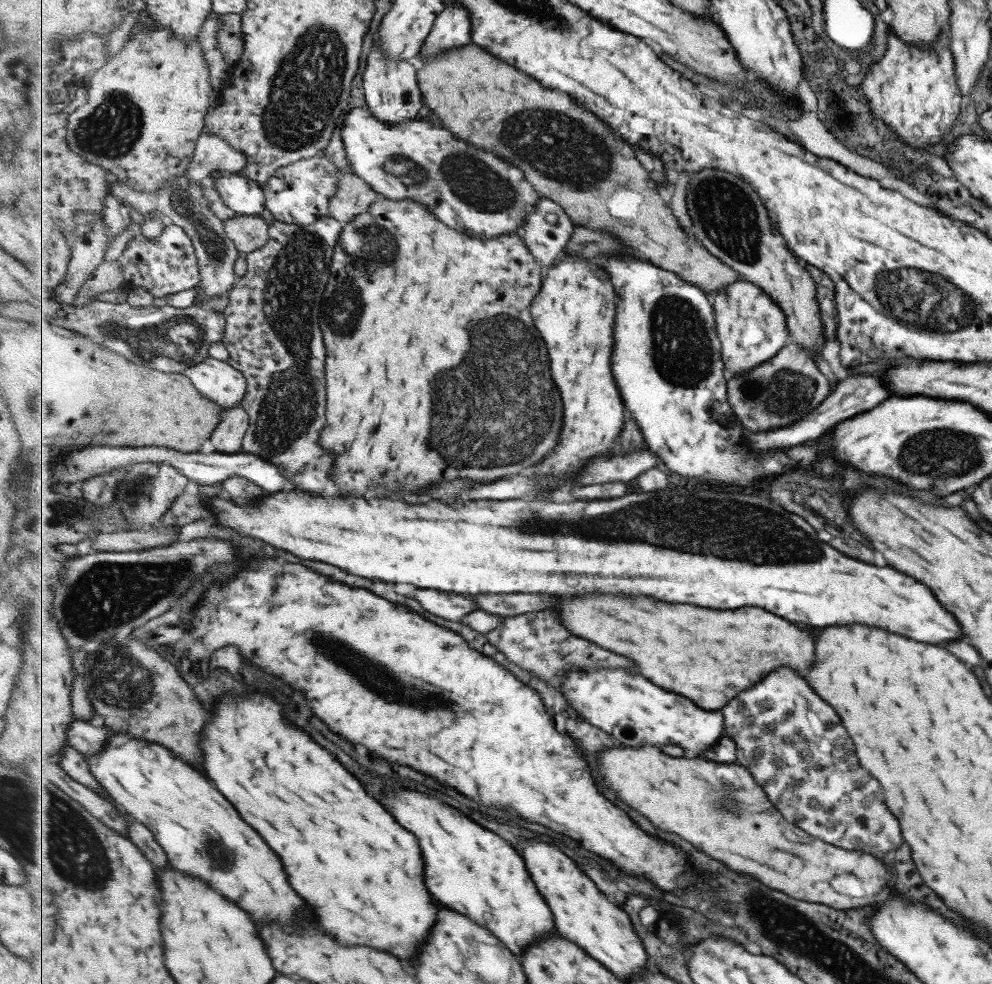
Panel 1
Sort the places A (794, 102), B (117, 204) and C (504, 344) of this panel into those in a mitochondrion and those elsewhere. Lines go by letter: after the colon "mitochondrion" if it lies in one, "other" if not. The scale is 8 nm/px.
A: other
B: other
C: mitochondrion

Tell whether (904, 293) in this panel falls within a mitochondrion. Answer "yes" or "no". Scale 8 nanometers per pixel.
yes

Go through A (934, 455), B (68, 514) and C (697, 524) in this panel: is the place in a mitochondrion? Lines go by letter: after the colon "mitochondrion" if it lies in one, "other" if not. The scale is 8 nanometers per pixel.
A: mitochondrion
B: mitochondrion
C: mitochondrion

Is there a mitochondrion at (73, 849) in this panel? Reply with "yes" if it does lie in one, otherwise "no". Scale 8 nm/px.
yes

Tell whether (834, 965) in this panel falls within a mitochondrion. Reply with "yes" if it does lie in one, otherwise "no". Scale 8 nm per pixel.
yes

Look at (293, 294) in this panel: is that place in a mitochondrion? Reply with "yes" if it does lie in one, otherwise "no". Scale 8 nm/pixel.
yes

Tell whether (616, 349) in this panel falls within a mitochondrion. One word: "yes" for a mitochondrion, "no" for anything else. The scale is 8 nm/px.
no

